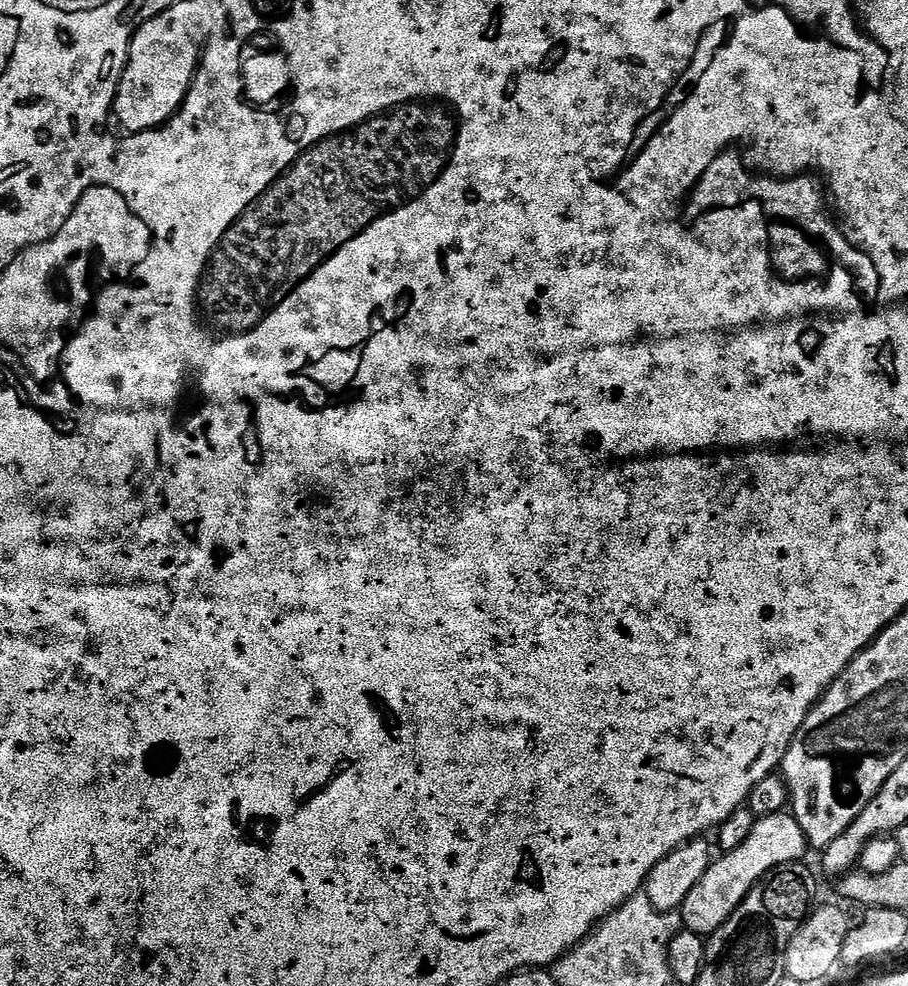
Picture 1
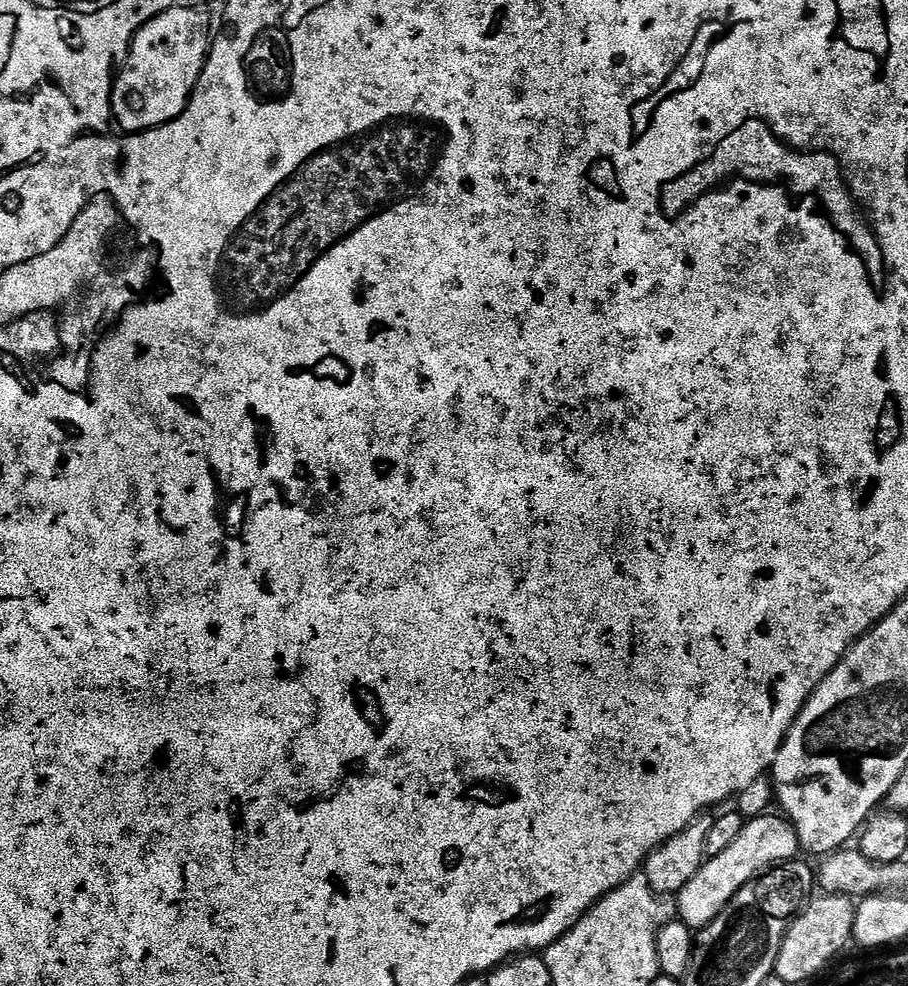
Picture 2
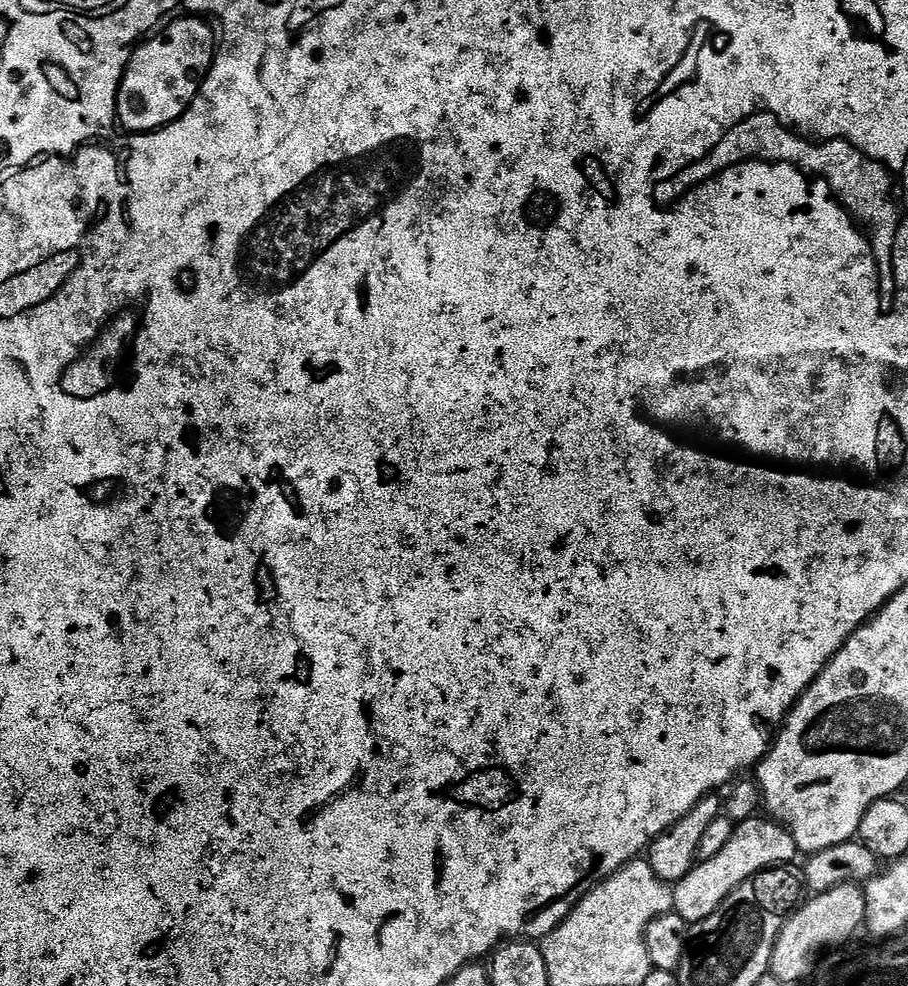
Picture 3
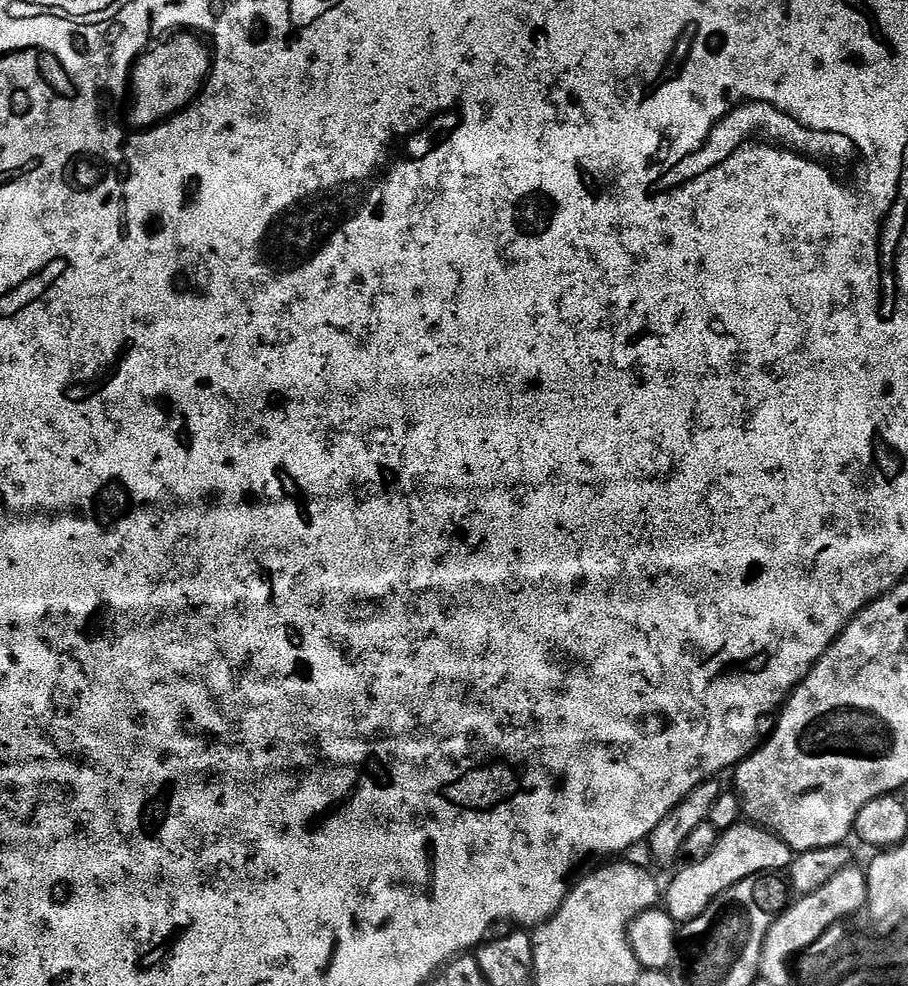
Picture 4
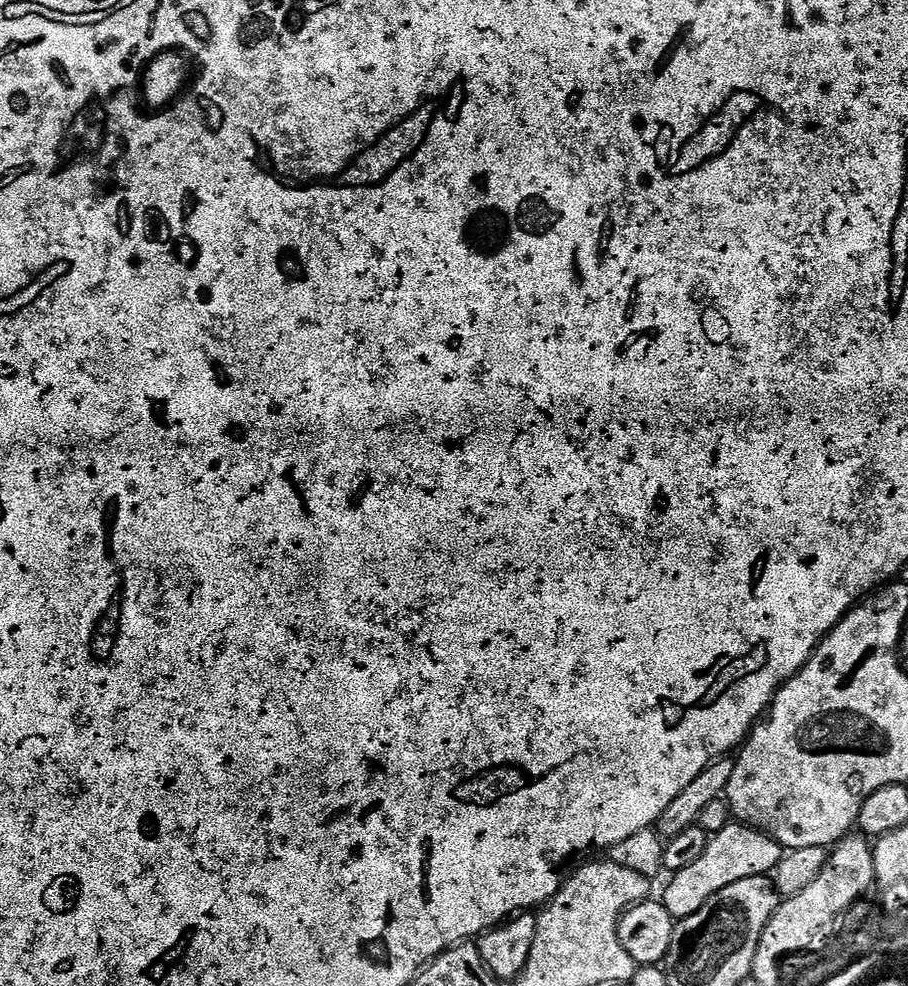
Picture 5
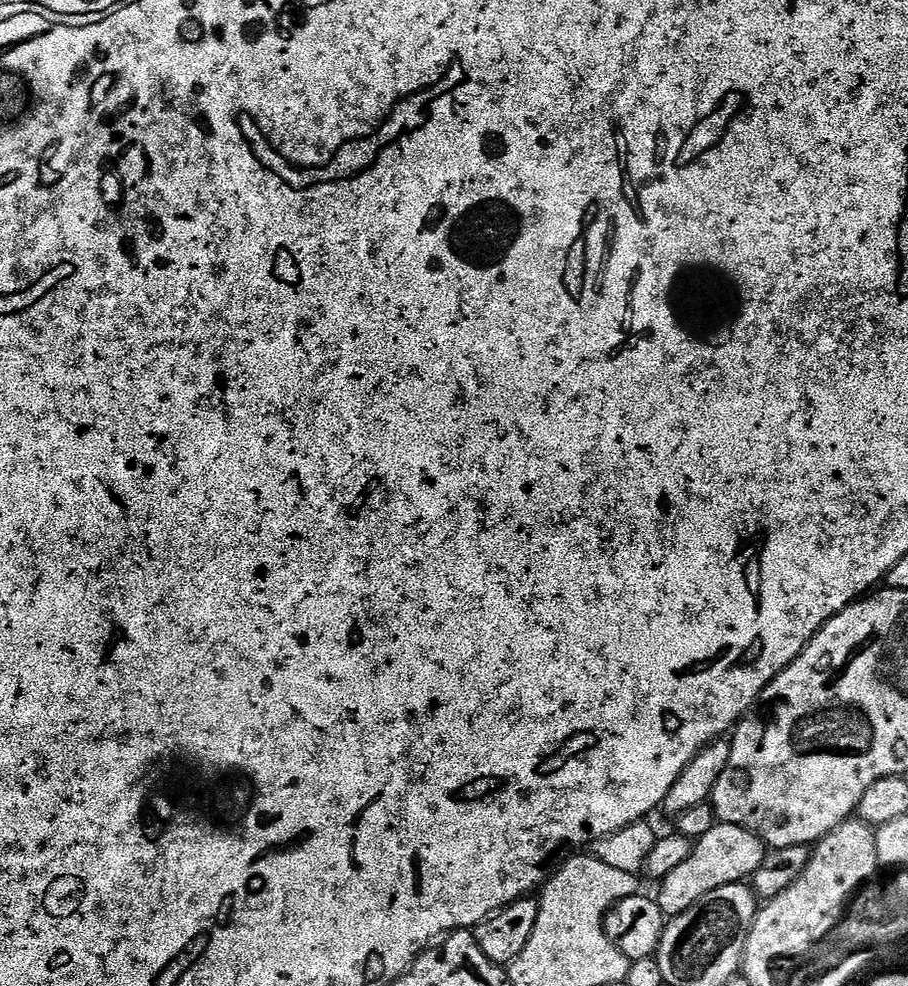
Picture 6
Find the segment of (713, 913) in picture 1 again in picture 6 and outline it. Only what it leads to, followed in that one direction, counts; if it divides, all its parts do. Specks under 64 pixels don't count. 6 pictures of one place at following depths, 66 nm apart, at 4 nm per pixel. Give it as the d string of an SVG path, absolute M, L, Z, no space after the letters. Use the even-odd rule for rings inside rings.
M717 822L701 840L692 845L690 858L677 866L666 878L659 881L660 896L658 903L665 917L671 918L690 910L706 894L718 890L722 886L739 884L747 881L762 866L766 855L766 845L760 837L750 830L739 828L733 824L722 824Z

